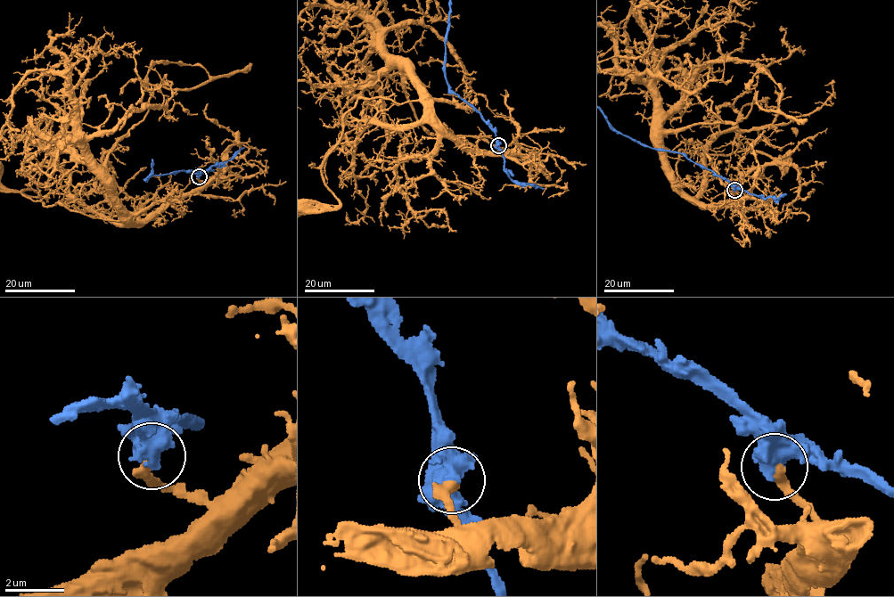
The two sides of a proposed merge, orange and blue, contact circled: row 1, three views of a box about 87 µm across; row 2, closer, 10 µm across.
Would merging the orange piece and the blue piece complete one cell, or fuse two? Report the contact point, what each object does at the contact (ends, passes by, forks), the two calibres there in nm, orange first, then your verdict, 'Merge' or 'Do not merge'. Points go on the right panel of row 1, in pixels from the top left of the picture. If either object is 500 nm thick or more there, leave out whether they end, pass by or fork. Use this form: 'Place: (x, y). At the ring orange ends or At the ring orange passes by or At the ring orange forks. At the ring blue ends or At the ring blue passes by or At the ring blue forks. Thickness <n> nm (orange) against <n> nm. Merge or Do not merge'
Place: (734, 190). Thickness 400 nm (orange) against 600 nm. Do not merge

